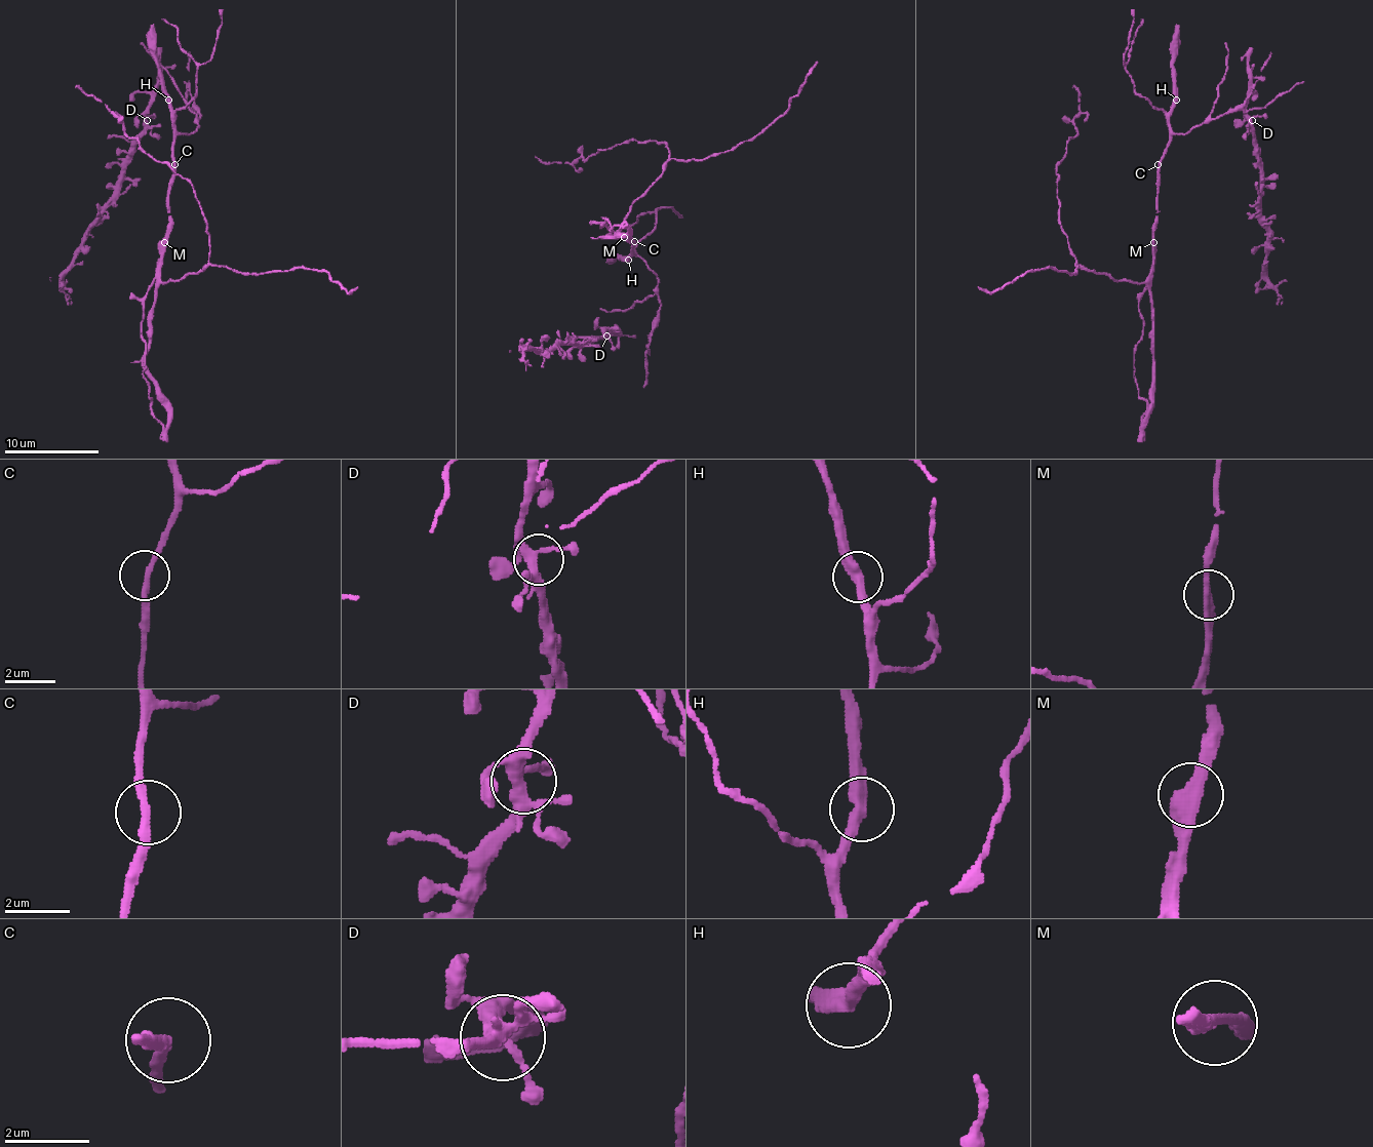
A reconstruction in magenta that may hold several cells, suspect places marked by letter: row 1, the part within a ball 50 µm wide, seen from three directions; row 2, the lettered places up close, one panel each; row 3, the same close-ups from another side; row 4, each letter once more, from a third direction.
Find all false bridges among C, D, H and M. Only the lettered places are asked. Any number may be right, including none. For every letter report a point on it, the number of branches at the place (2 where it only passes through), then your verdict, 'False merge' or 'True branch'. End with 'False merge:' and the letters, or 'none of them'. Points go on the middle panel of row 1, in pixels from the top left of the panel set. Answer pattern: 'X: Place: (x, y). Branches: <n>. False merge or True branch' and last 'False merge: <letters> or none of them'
C: Place: (634, 241). Branches: 2. True branch
D: Place: (606, 335). Branches: 5. True branch
H: Place: (628, 260). Branches: 2. True branch
M: Place: (624, 237). Branches: 2. False merge
False merge: M

